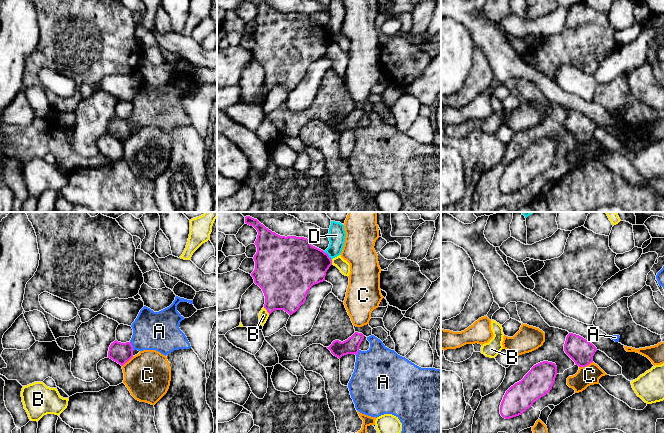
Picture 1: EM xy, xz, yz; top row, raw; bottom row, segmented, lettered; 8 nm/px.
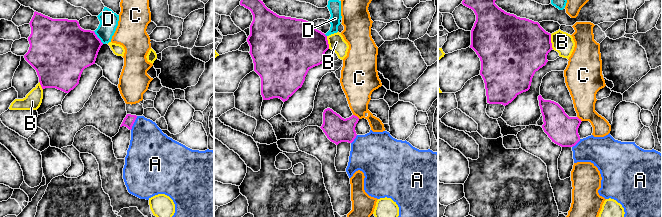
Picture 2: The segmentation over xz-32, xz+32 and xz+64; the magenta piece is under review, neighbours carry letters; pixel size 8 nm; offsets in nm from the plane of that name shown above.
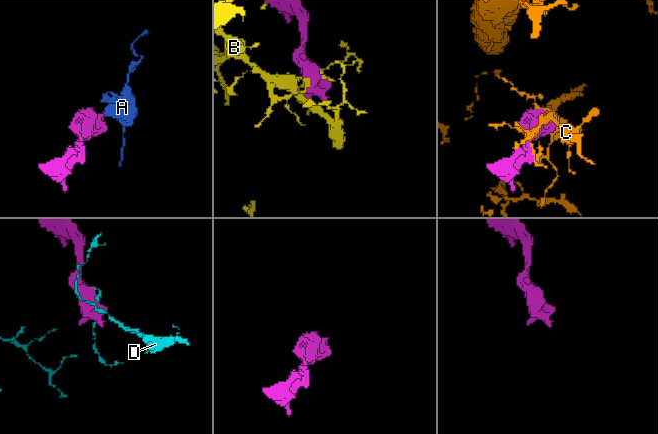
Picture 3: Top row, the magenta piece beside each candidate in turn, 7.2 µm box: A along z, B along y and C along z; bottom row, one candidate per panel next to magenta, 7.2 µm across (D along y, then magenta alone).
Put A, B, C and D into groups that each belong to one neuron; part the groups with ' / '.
A / B / C / D

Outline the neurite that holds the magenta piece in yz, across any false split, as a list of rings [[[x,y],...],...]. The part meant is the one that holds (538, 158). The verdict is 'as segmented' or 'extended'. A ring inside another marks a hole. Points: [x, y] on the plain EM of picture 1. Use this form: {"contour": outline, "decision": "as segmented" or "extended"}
{"contour": [[[543,137],[534,141],[524,154],[511,162],[500,181],[500,190],[505,195],[521,191],[535,177],[550,168],[557,151],[555,139]]], "decision": "as segmented"}

